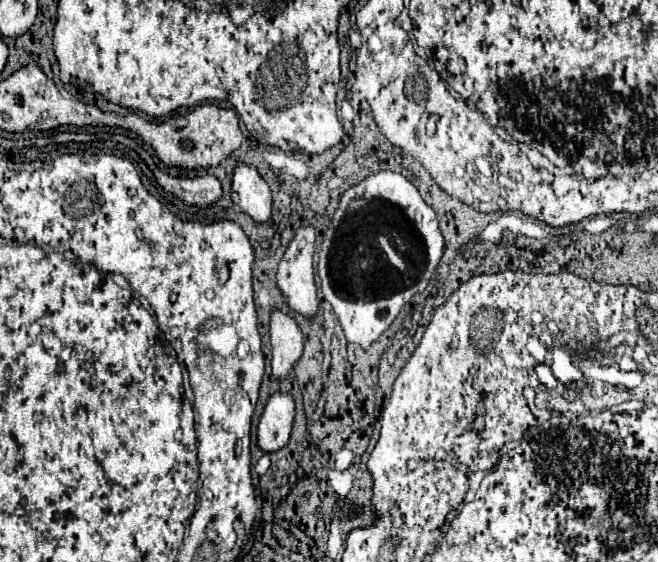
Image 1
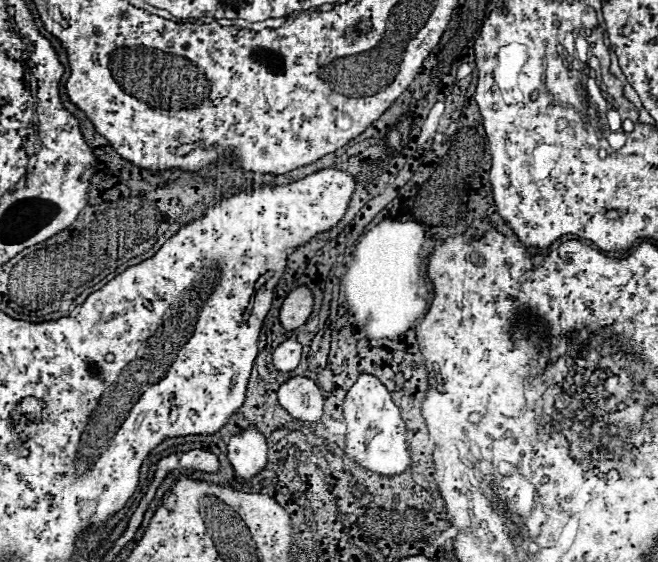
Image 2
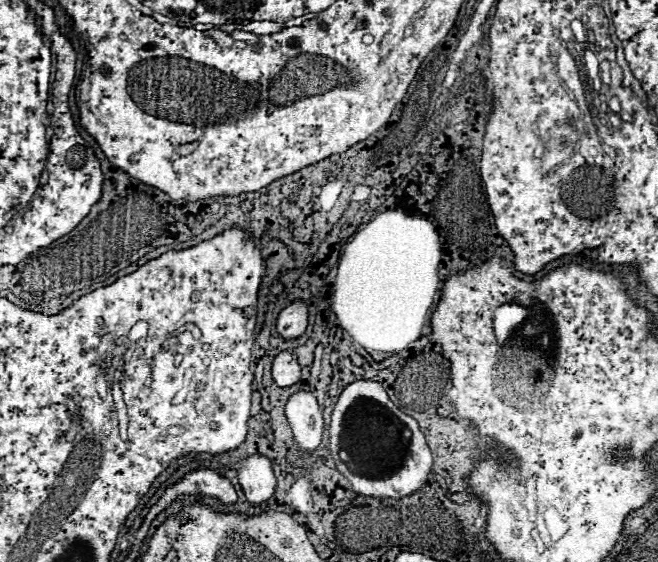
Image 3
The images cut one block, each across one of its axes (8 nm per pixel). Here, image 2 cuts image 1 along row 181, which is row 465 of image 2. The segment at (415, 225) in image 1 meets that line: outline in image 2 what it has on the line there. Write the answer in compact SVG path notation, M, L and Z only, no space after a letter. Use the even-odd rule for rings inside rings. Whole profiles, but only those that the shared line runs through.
M360 374L344 400L346 420L346 454L366 470L392 476L410 468L410 452L406 444L406 426L400 418L400 408L392 402L386 386L372 374Z

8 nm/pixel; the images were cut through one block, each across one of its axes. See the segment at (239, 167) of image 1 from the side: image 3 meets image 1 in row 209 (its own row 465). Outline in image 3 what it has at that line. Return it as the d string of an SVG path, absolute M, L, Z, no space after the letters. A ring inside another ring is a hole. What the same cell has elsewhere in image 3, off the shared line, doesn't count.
M252 454L244 460L240 460L238 468L238 482L254 506L266 502L274 494L276 478L272 472L272 464L262 454Z

